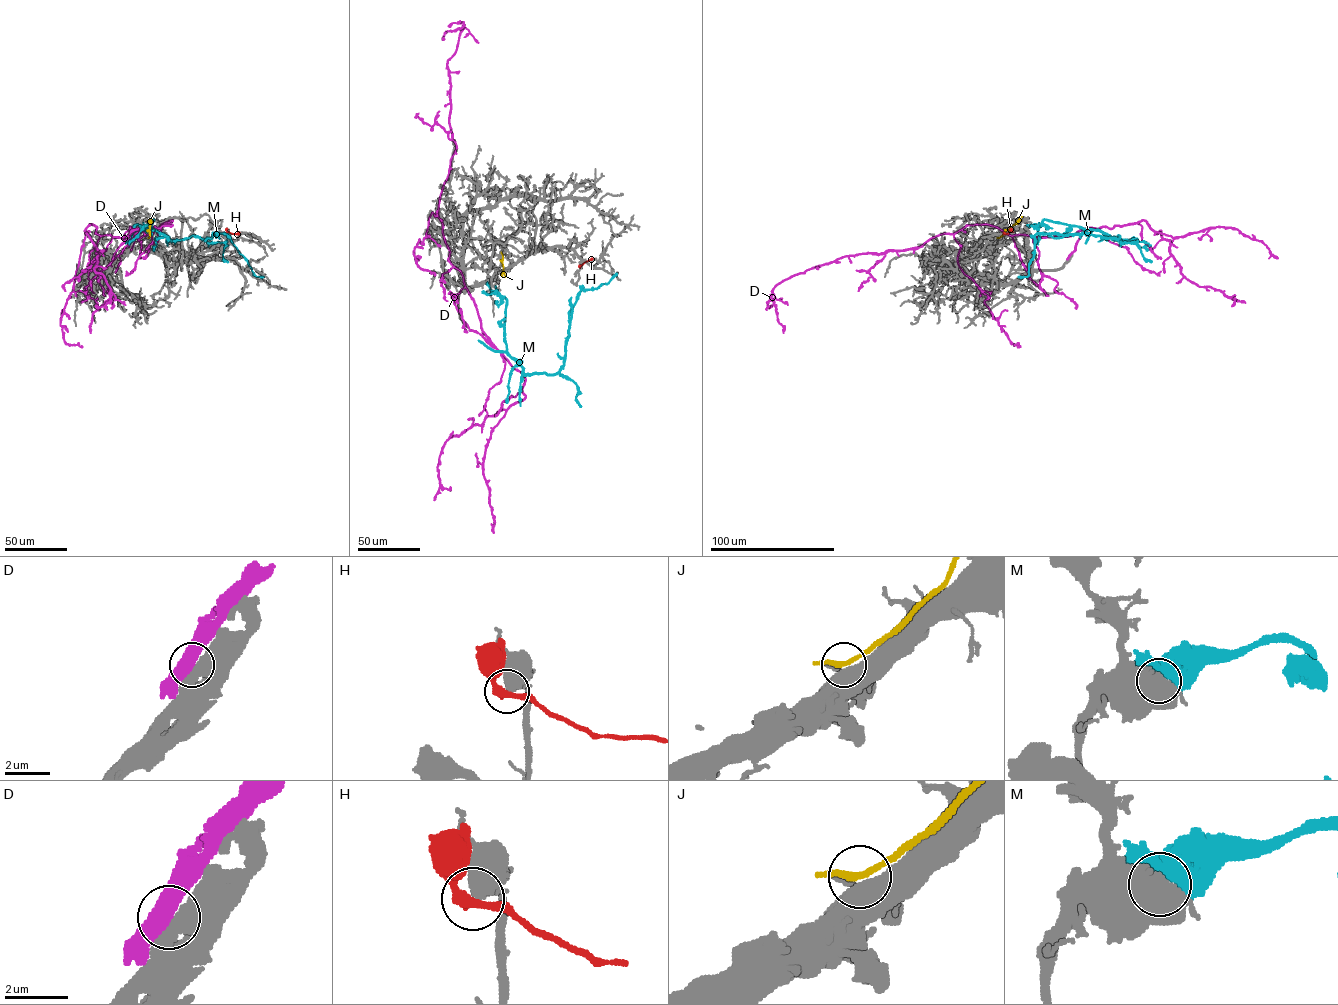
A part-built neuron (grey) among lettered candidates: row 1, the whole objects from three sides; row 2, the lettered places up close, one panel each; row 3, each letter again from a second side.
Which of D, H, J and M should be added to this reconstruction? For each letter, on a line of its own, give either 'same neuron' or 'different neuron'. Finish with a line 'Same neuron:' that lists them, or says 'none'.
D: different neuron
H: different neuron
J: different neuron
M: same neuron
Same neuron: M

